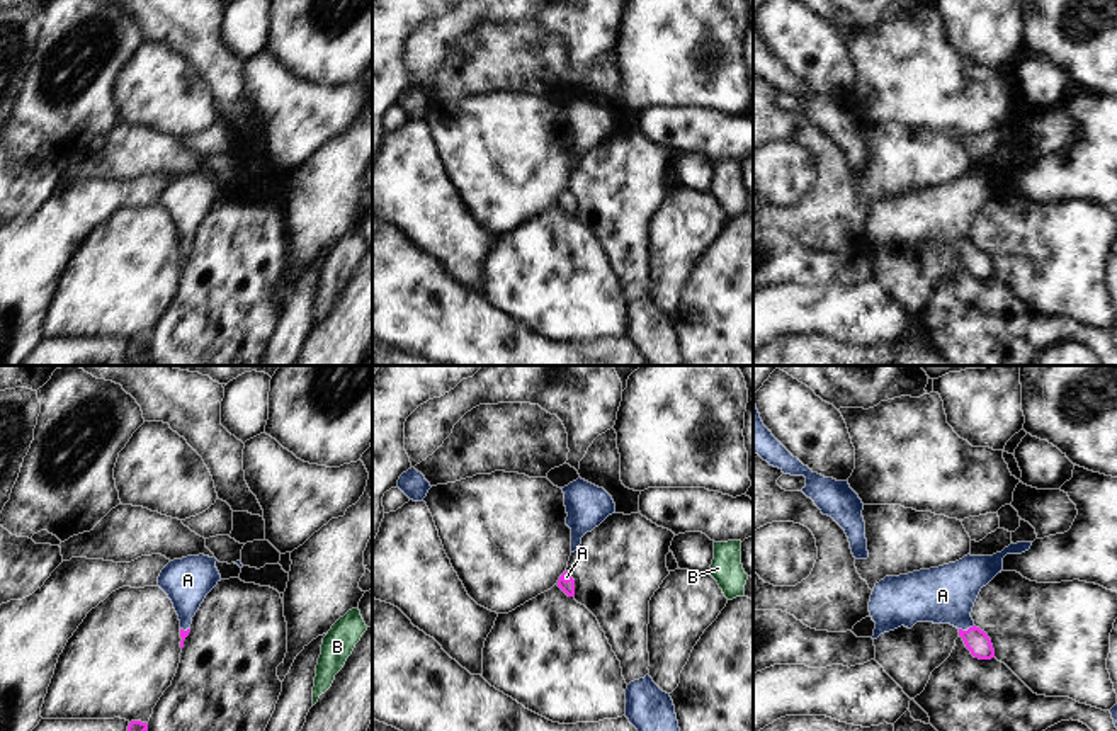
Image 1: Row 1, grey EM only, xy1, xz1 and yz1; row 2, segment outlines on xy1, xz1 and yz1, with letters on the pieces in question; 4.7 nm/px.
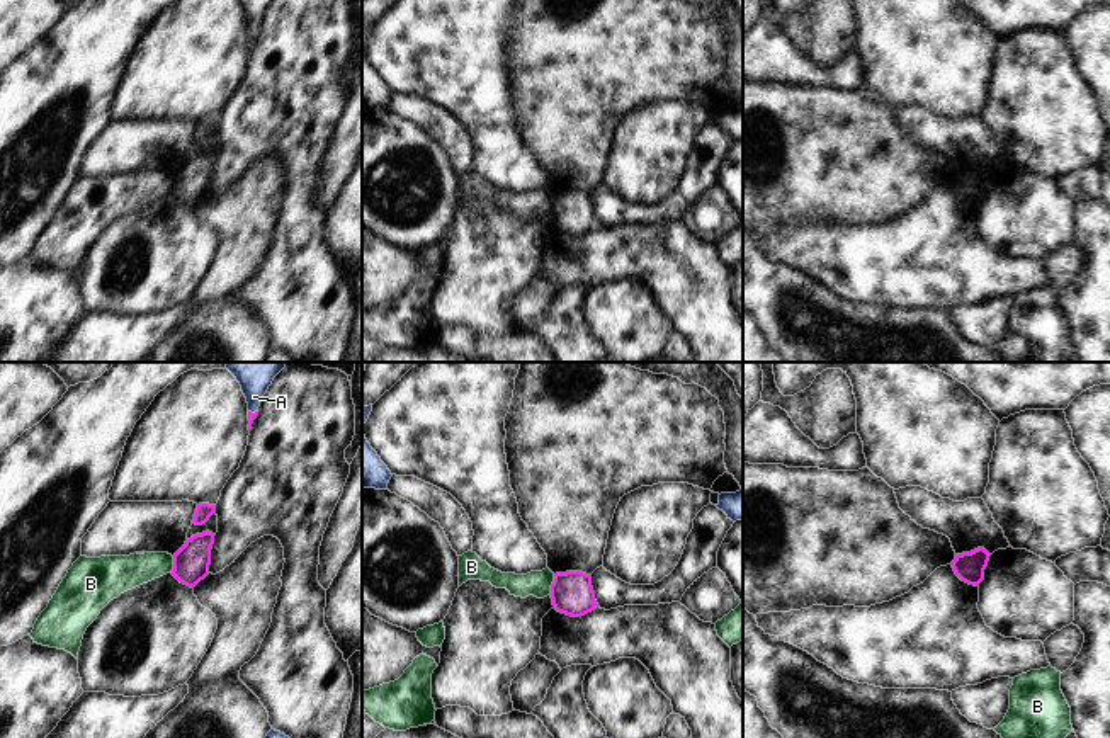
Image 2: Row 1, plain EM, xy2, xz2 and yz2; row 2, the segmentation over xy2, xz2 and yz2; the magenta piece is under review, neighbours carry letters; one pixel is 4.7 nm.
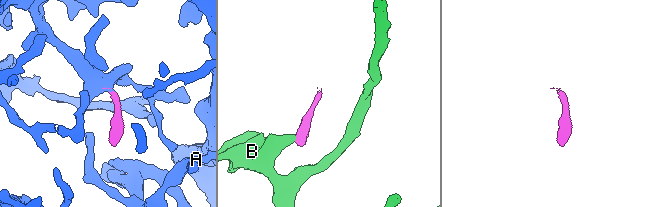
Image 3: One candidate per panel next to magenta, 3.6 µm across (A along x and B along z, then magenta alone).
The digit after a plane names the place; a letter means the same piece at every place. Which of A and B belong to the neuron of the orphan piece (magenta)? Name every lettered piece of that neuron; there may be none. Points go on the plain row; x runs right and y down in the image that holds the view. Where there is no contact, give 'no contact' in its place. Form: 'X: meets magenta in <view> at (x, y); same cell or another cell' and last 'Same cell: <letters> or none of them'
A: meets magenta in yz1 at (968, 249); same cell
B: meets magenta in xz2 at (551, 204); another cell
Same cell: A

